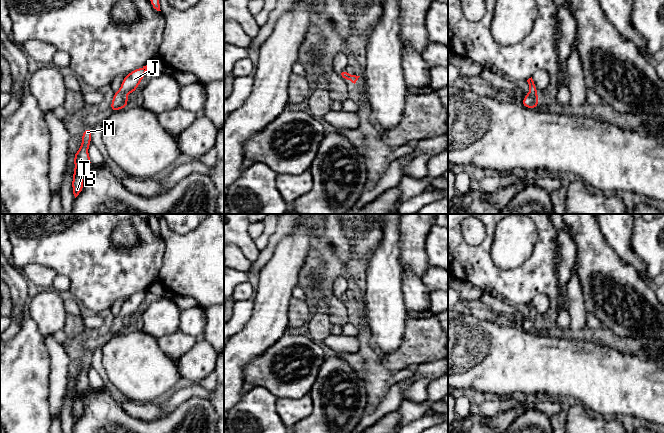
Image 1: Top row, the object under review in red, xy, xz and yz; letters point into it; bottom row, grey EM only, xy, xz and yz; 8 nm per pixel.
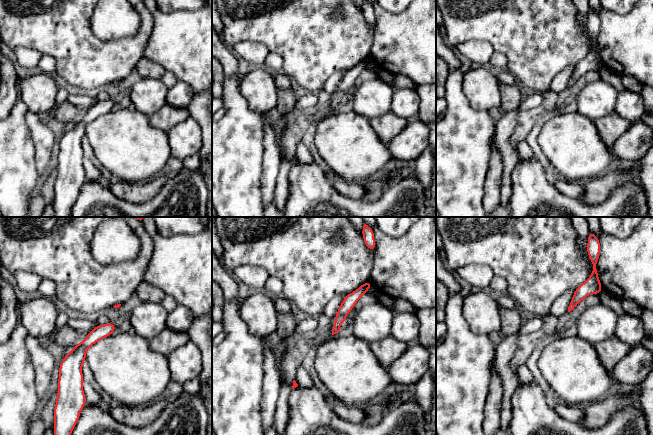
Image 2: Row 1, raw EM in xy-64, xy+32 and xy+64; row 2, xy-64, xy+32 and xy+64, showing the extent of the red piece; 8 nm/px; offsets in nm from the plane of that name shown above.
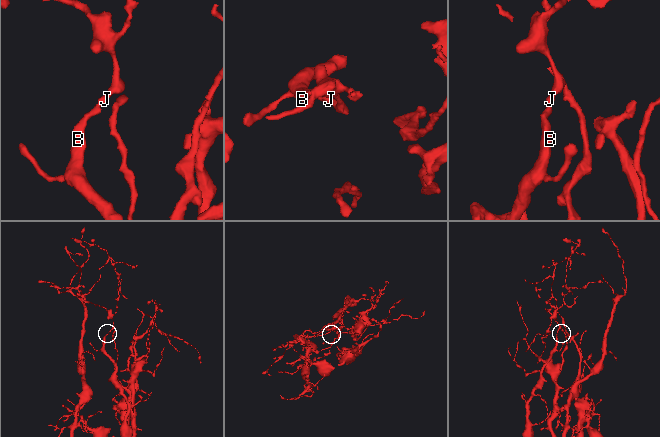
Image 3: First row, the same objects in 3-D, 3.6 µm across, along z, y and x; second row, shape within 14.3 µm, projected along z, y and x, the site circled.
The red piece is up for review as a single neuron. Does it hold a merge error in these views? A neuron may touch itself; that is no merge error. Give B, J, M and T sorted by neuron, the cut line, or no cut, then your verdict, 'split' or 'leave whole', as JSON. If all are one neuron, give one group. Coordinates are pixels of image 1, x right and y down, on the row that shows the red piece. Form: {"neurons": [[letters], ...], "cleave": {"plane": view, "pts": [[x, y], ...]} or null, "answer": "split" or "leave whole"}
{"neurons": [["B", "J", "M", "T"]], "cleave": null, "answer": "leave whole"}

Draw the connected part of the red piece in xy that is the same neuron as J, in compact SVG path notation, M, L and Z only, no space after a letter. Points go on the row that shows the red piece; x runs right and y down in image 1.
M149 65L143 66L142 68L136 69L125 76L120 90L115 92L113 96L110 106L111 111L120 110L127 106L128 98L126 94L136 91L148 68Z

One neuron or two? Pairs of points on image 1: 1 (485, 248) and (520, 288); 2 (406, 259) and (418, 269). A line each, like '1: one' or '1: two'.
1: one
2: one

